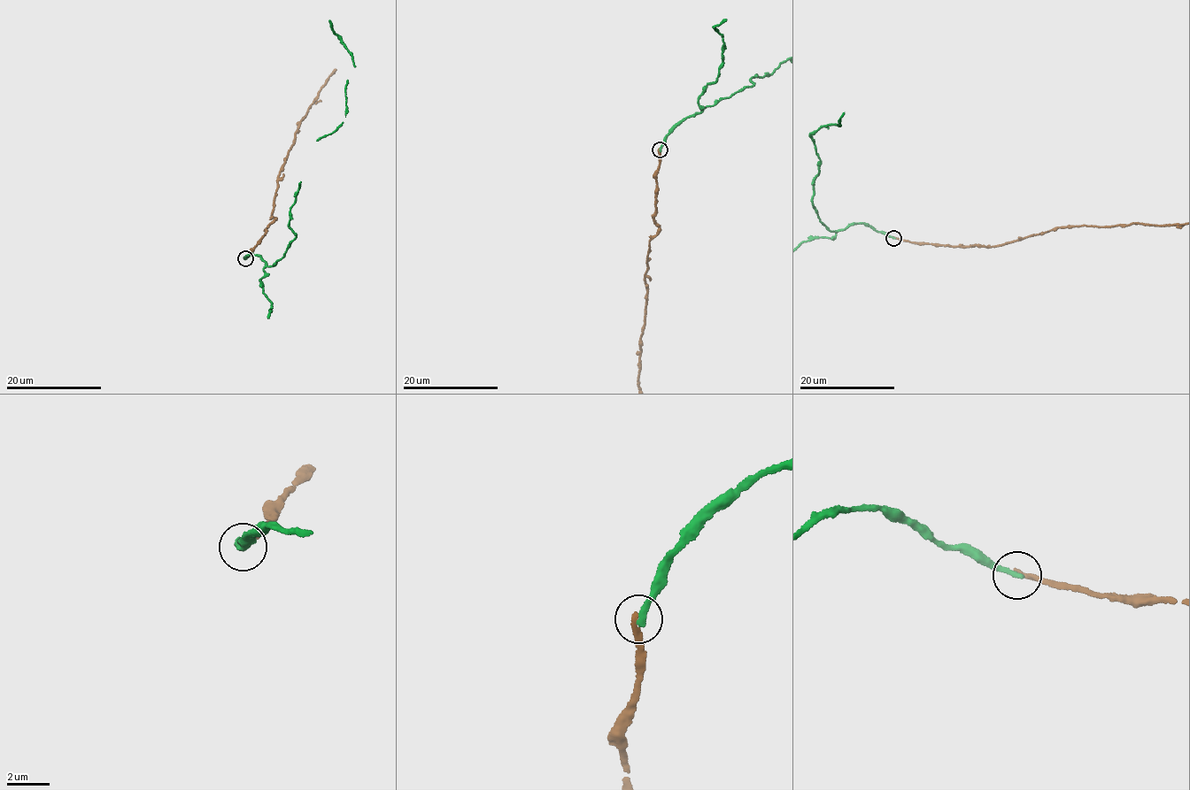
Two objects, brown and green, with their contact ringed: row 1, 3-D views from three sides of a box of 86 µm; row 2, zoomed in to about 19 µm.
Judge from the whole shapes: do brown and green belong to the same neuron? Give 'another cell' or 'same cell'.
another cell

